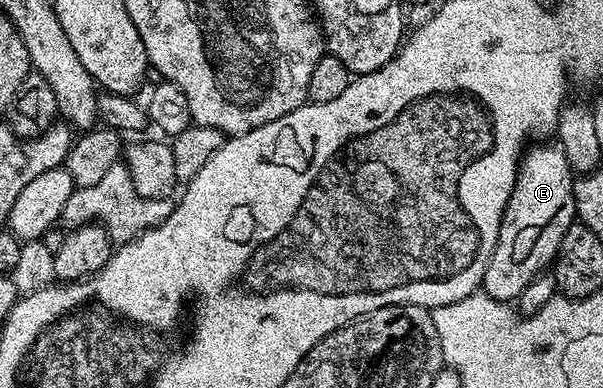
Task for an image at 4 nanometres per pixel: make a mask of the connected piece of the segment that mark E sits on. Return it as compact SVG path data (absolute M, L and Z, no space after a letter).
M531 148L520 161L517 184L501 219L497 245L491 262L487 262L483 281L484 292L502 302L516 301L524 288L556 261L563 234L567 234L577 215L573 193L575 173L569 167L565 149Z

